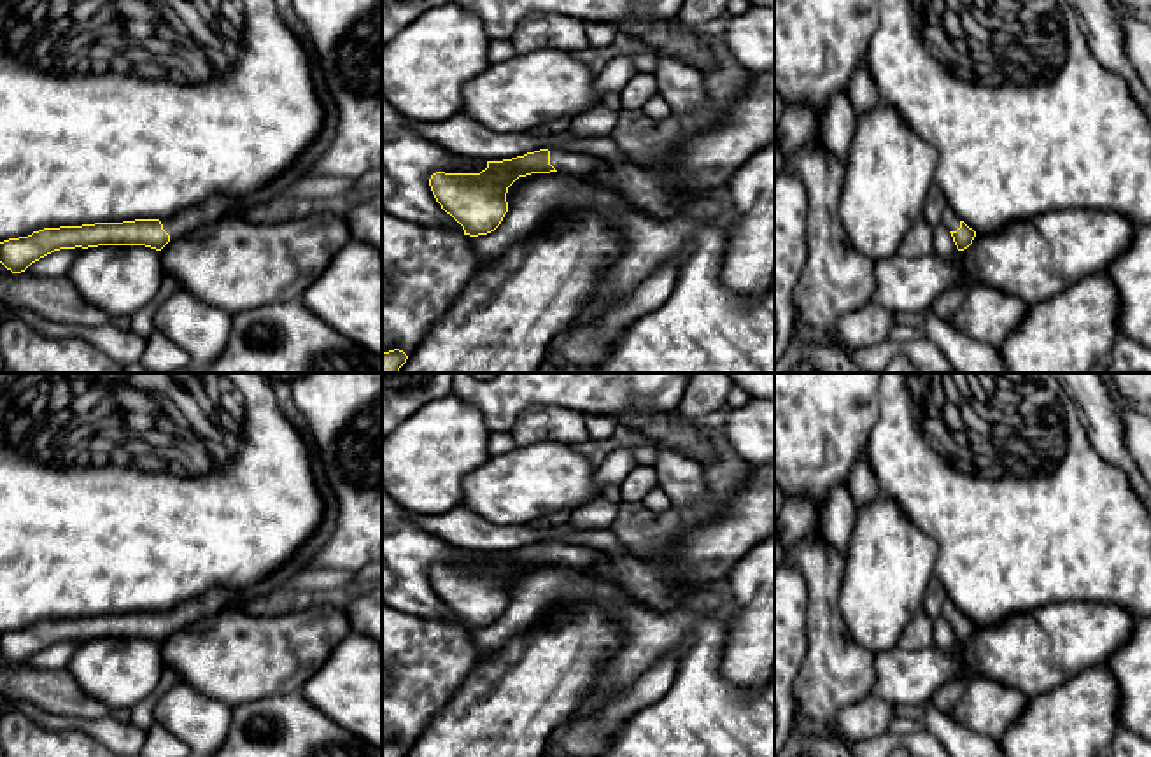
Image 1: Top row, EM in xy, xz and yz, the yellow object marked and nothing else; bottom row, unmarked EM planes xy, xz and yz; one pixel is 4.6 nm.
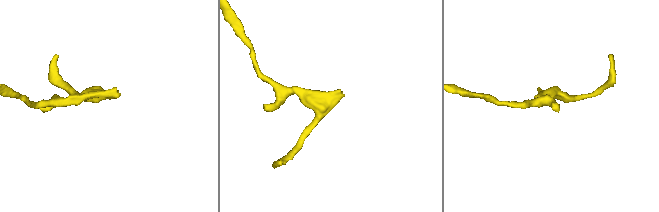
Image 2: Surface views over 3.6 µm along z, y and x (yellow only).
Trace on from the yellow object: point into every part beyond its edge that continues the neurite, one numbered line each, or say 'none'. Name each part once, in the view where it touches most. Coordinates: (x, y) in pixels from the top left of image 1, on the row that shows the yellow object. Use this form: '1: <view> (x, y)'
1: xy (216, 207)

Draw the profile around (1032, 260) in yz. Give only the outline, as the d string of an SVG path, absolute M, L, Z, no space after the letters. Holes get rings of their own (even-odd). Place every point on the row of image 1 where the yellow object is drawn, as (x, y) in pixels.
M1063 209L1016 221L993 235L976 235L972 244L958 252L978 284L997 287L1034 305L1069 289L1086 275L1104 273L1130 245L1135 230L1137 224L1116 212Z

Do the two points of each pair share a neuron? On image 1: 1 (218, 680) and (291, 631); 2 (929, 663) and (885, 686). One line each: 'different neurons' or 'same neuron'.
1: same neuron
2: same neuron

